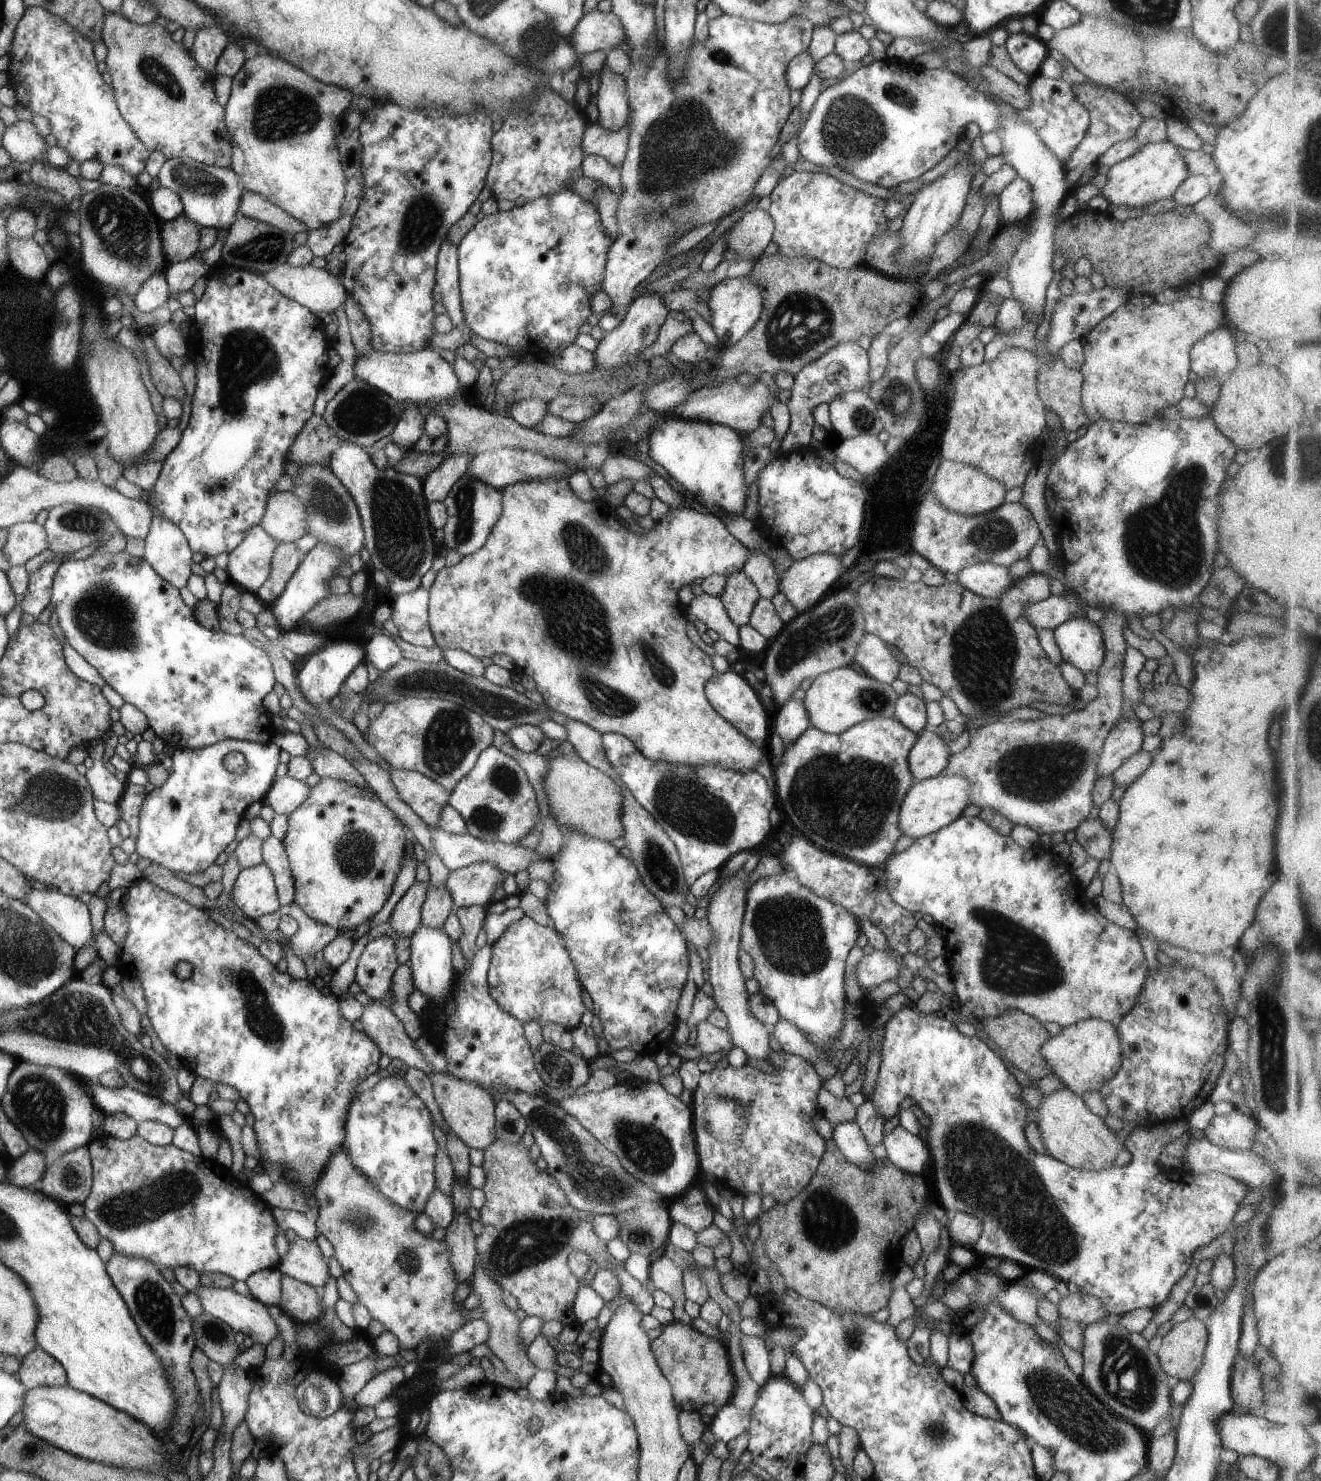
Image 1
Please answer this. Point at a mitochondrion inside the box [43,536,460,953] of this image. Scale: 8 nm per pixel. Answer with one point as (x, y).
(102, 616)

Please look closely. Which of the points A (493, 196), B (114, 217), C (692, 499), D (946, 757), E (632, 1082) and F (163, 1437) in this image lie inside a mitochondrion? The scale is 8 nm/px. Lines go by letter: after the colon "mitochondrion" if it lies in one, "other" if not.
A: other
B: mitochondrion
C: other
D: other
E: other
F: other

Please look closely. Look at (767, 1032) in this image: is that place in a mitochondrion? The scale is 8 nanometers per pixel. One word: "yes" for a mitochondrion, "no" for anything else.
no

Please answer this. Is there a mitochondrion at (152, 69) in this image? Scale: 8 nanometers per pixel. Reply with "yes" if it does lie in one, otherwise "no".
yes

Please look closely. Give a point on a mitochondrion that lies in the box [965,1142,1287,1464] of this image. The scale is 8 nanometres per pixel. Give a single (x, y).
(1067, 1407)

